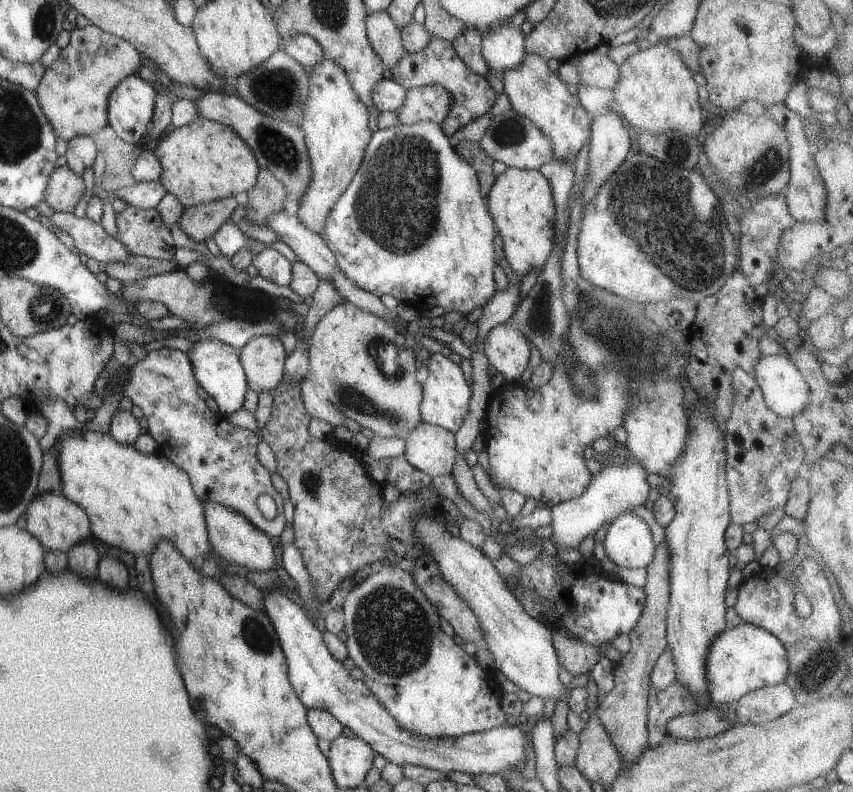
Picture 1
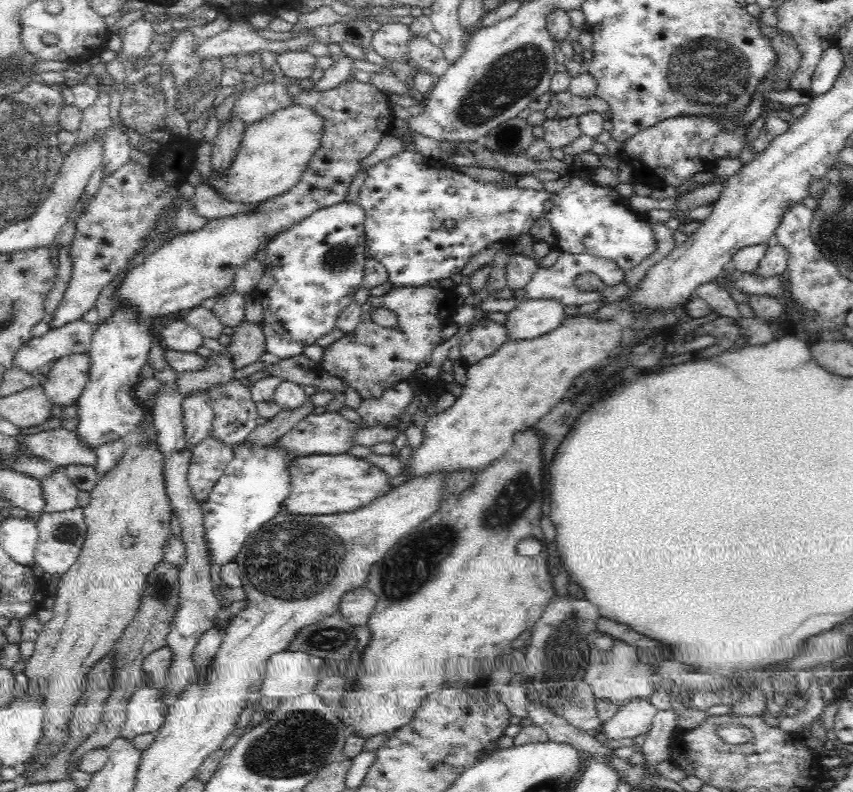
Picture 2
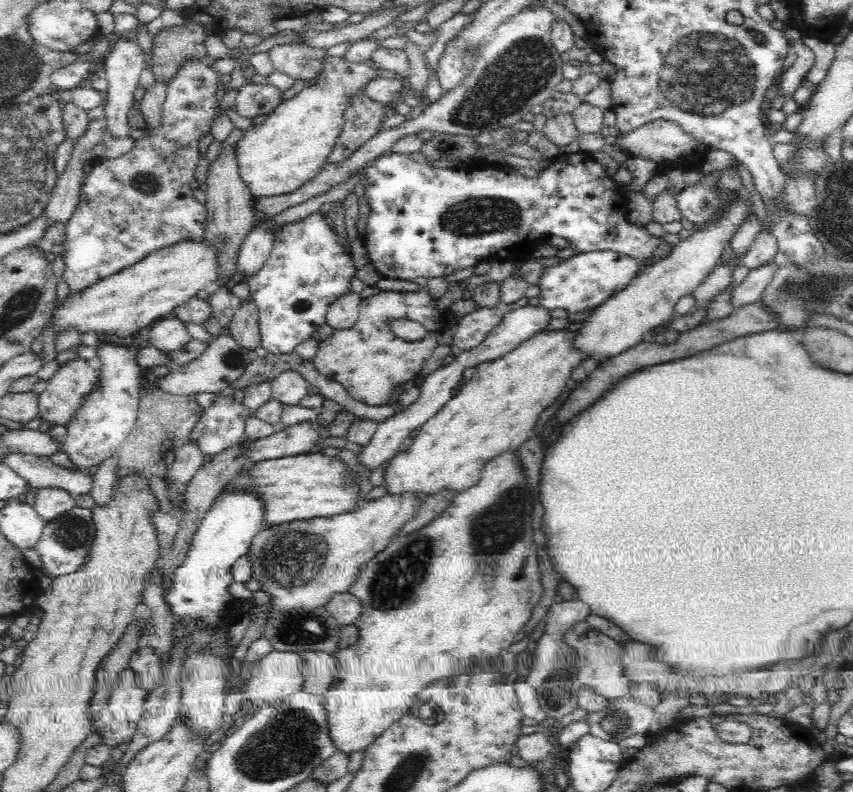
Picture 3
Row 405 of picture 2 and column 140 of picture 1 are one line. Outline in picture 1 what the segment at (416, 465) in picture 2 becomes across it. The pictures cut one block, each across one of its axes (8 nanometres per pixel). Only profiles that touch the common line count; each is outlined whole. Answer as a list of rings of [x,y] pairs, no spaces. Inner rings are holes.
[[[70,428],[55,438],[53,446],[57,448],[57,468],[59,471],[62,495],[80,506],[89,519],[89,530],[99,542],[117,548],[133,556],[149,556],[155,544],[169,540],[177,552],[195,565],[212,556],[207,540],[205,514],[202,500],[193,492],[189,477],[165,456],[158,453],[138,452],[133,444],[121,446],[111,434],[99,434]]]

